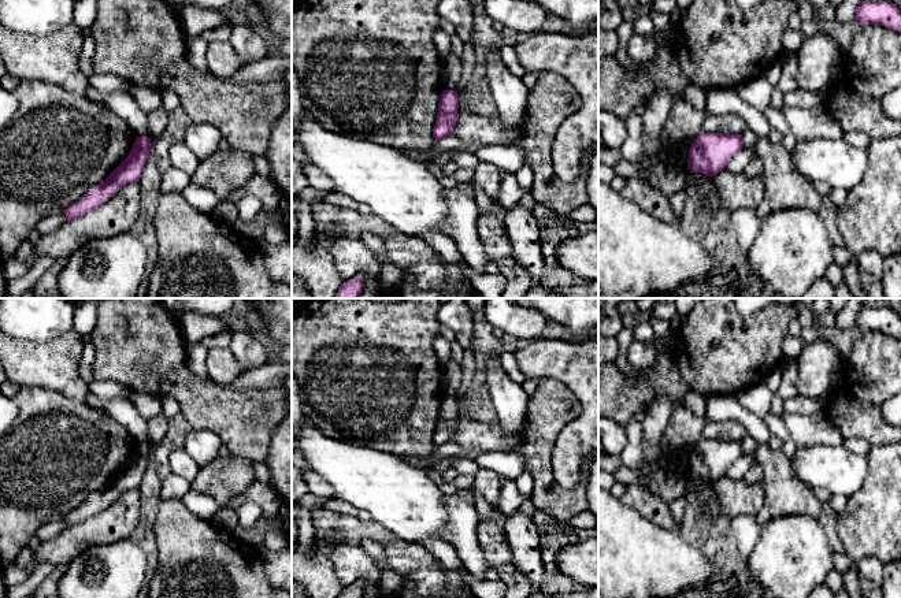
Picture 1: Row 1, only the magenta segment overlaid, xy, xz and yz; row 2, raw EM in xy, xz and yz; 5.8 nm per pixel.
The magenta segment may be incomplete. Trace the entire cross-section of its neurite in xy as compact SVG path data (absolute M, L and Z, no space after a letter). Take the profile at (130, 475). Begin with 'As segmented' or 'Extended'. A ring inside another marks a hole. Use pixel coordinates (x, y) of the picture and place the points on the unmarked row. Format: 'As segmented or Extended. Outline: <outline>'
As segmented. Outline: M136 443L129 463L108 482L108 484L90 493L78 508L63 517L67 528L99 515L126 490L138 489L149 458L151 443Z

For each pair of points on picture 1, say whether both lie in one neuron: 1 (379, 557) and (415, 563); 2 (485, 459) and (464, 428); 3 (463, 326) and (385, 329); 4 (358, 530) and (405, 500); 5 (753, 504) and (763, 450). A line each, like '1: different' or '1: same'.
1: different
2: different
3: different
4: different
5: different

